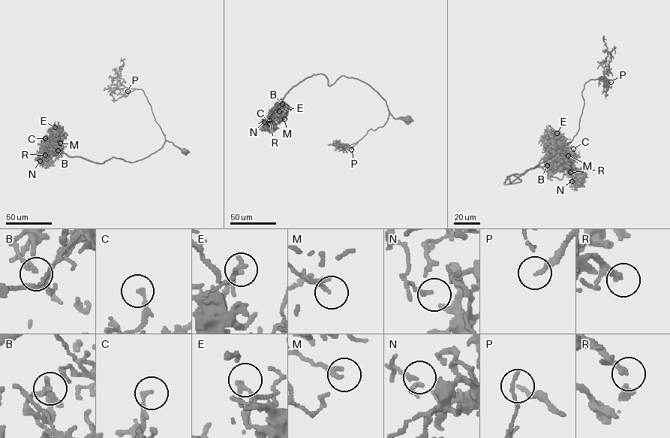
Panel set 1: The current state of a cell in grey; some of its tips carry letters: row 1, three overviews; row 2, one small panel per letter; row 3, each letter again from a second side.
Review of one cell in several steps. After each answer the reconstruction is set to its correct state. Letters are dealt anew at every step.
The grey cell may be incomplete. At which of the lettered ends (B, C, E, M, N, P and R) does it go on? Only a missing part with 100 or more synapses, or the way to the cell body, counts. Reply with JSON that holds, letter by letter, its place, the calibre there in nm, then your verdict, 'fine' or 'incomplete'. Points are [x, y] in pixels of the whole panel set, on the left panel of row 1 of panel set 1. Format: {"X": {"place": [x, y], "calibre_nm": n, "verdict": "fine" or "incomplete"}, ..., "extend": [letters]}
{"B": {"place": [58, 150], "calibre_nm": 120, "verdict": "fine"}, "C": {"place": [45, 138], "calibre_nm": 160, "verdict": "fine"}, "E": {"place": [55, 127], "calibre_nm": 120, "verdict": "fine"}, "M": {"place": [60, 143], "calibre_nm": 160, "verdict": "fine"}, "N": {"place": [40, 161], "calibre_nm": 120, "verdict": "fine"}, "P": {"place": [127, 91], "calibre_nm": 200, "verdict": "incomplete"}, "R": {"place": [45, 155], "calibre_nm": 150, "verdict": "incomplete"}, "extend": ["P", "R"]}

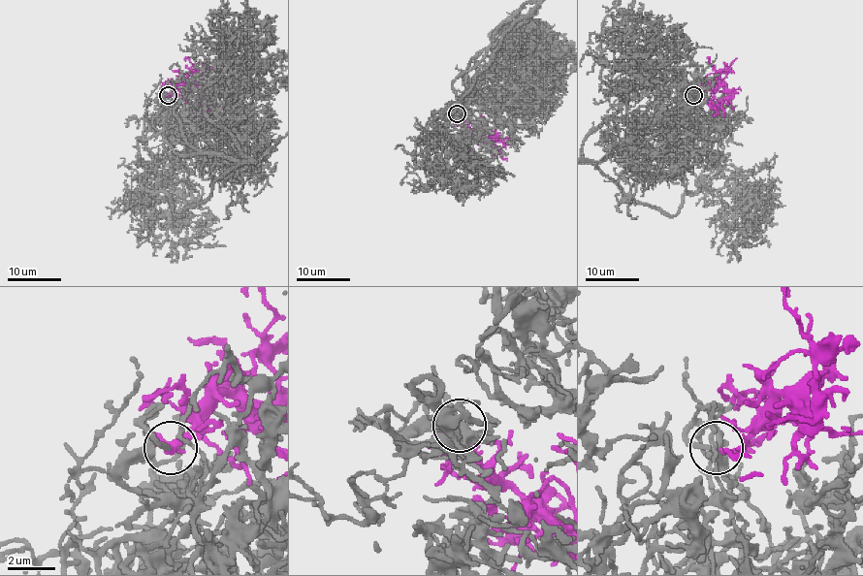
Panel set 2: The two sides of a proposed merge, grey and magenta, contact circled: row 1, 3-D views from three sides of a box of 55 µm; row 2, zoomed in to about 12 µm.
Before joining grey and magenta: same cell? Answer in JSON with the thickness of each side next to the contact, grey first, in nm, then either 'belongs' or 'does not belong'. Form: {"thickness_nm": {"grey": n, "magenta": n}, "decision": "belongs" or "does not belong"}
{"thickness_nm": {"grey": 200, "magenta": 200}, "decision": "belongs"}

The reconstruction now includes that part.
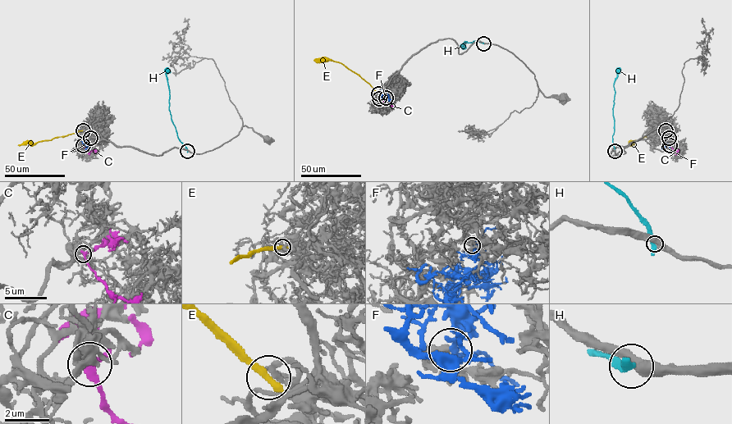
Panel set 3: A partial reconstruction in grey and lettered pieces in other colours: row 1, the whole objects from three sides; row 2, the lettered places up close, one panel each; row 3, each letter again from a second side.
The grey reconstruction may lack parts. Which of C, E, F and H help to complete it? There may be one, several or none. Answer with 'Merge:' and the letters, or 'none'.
Merge: F

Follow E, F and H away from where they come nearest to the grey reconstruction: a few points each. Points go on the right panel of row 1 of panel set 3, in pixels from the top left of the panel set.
E: (665, 130), (643, 136), (631, 145)
F: (669, 138), (669, 143), (662, 148)
H: (615, 151), (612, 137), (614, 86), (619, 67)

